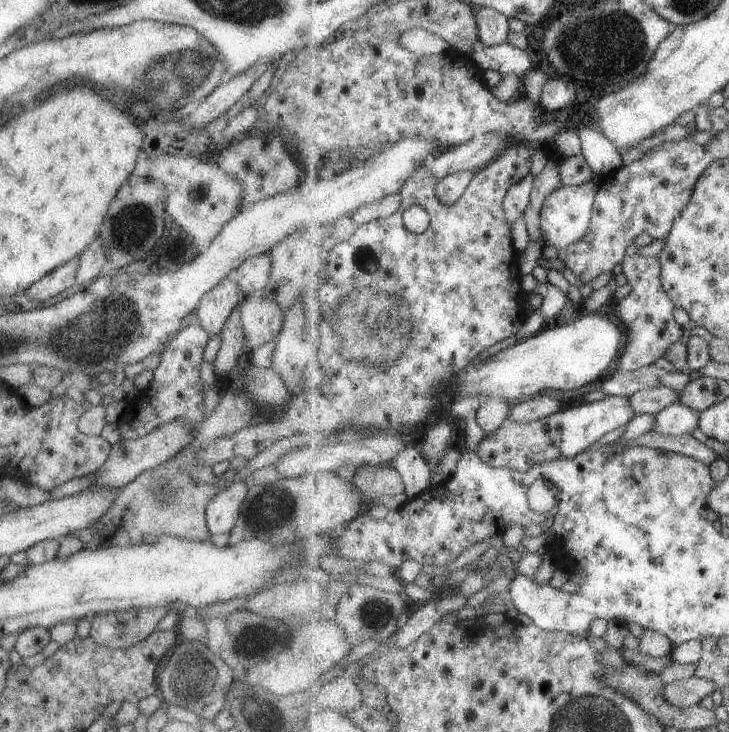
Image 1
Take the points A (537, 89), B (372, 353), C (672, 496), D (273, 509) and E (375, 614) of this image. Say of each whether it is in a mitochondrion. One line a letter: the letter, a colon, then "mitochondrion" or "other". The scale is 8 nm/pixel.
A: other
B: mitochondrion
C: other
D: mitochondrion
E: mitochondrion

